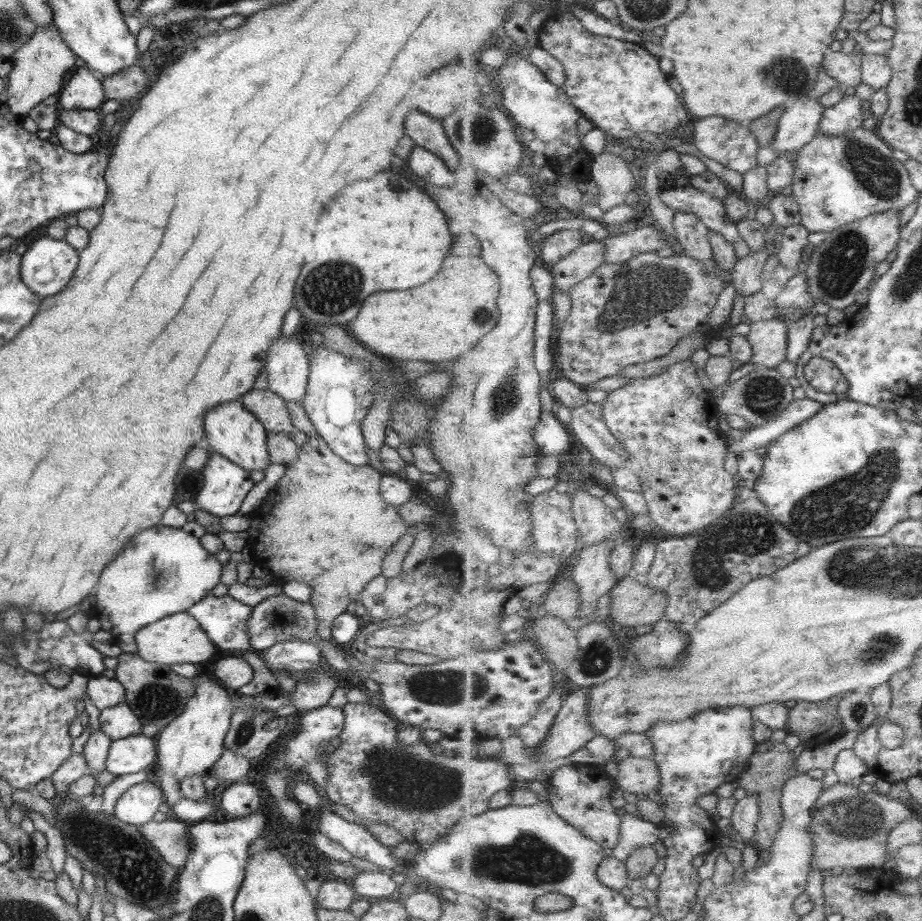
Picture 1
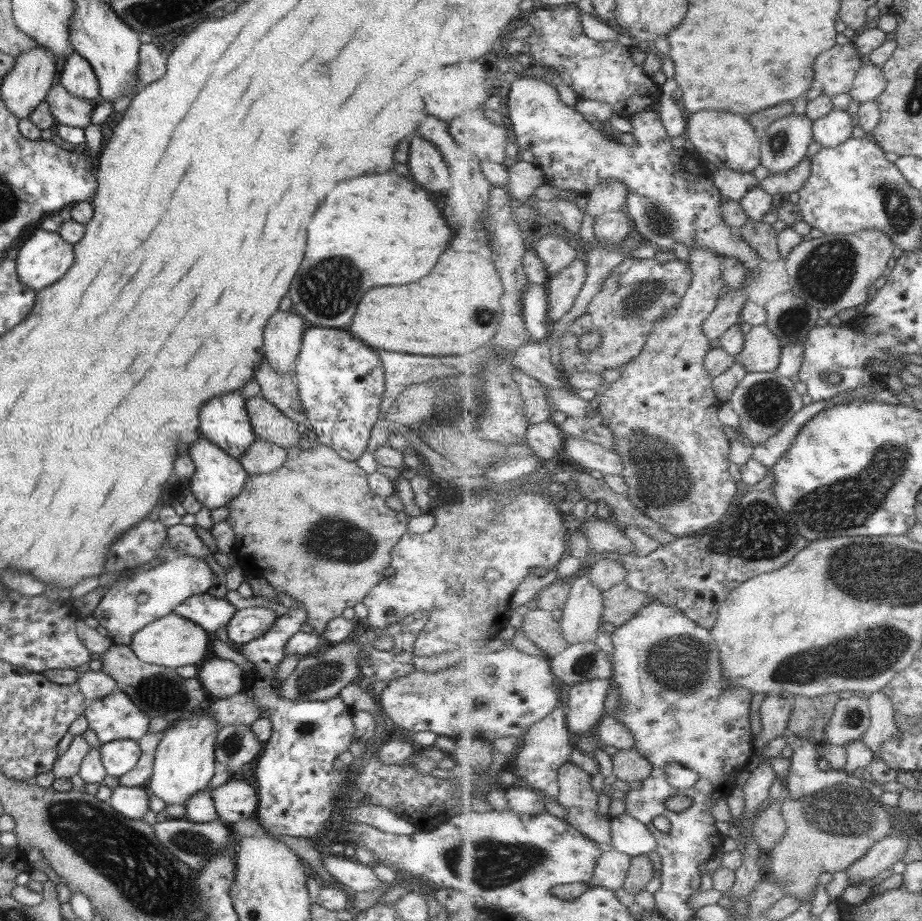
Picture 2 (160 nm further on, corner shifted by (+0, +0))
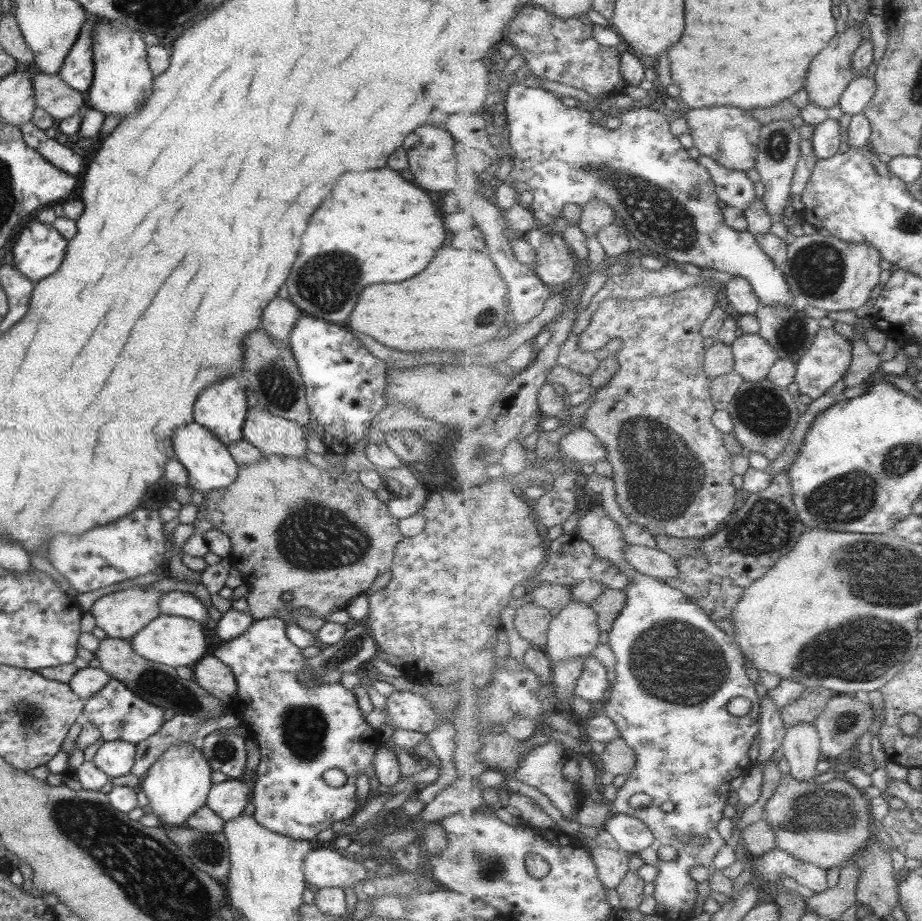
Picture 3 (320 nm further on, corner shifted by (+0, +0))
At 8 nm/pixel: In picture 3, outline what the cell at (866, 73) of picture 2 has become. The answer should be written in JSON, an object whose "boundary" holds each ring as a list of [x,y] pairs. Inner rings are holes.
{"boundary":[[[857,75],[841,97],[839,106],[842,112],[851,117],[864,112],[876,95],[877,89],[878,84],[874,78]]]}

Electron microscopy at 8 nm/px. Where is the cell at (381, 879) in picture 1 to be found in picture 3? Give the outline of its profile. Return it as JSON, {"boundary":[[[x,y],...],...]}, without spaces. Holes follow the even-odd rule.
{"boundary":[[[327,846],[327,848],[312,848],[302,860],[302,872],[307,886],[316,890],[321,887],[341,887],[342,889],[351,887],[353,883],[370,876],[361,863],[356,863],[353,859],[349,859],[344,853],[335,850],[331,846]]]}

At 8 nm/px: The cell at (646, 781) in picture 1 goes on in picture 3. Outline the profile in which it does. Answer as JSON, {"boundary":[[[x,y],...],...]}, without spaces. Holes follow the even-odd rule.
{"boundary":[[[623,738],[607,743],[600,759],[603,764],[602,770],[616,776],[628,776],[637,768],[637,754]]]}

